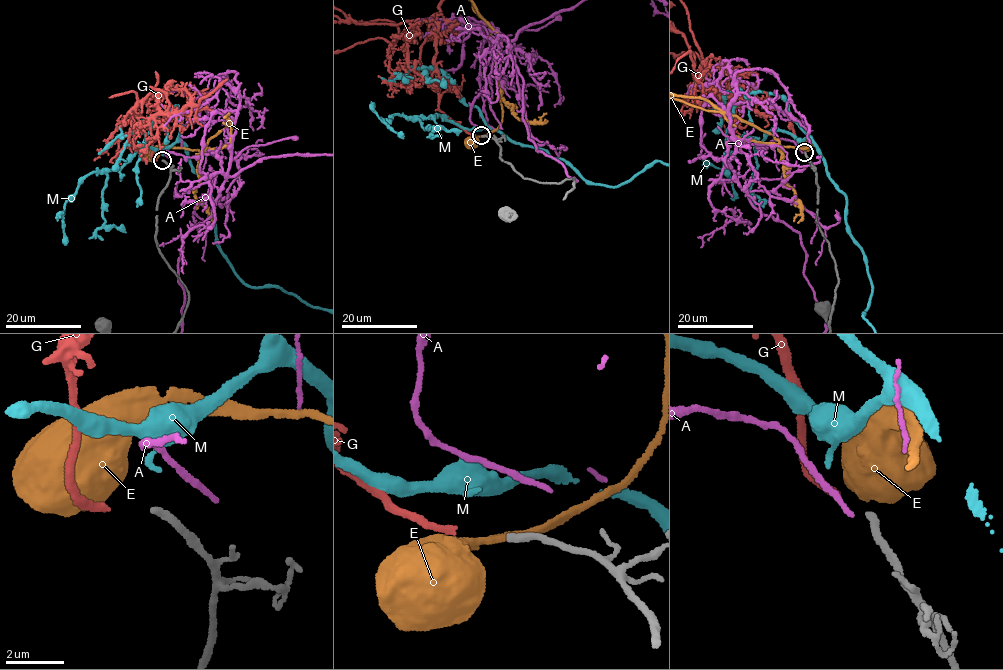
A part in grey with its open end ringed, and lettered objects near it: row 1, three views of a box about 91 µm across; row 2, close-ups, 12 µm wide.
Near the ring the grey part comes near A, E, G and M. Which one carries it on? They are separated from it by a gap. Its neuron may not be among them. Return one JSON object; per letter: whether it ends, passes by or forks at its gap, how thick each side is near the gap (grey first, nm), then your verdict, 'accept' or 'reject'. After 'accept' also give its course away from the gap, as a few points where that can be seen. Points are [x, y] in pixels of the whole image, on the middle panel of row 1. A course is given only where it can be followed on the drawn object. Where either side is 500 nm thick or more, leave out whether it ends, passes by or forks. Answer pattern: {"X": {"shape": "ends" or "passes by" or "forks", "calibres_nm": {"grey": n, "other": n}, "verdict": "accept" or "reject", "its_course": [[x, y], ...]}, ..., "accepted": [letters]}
{"A": {"shape": "ends", "calibres_nm": {"grey": 260, "other": 280}, "verdict": "reject"}, "E": {"calibres_nm": {"grey": 260, "other": 850}, "verdict": "reject"}, "G": {"shape": "ends", "calibres_nm": {"grey": 260, "other": 240}, "verdict": "accept"}, "M": {"shape": "ends", "calibres_nm": {"grey": 260, "other": 160}, "verdict": "reject"}, "accepted": ["G"]}

